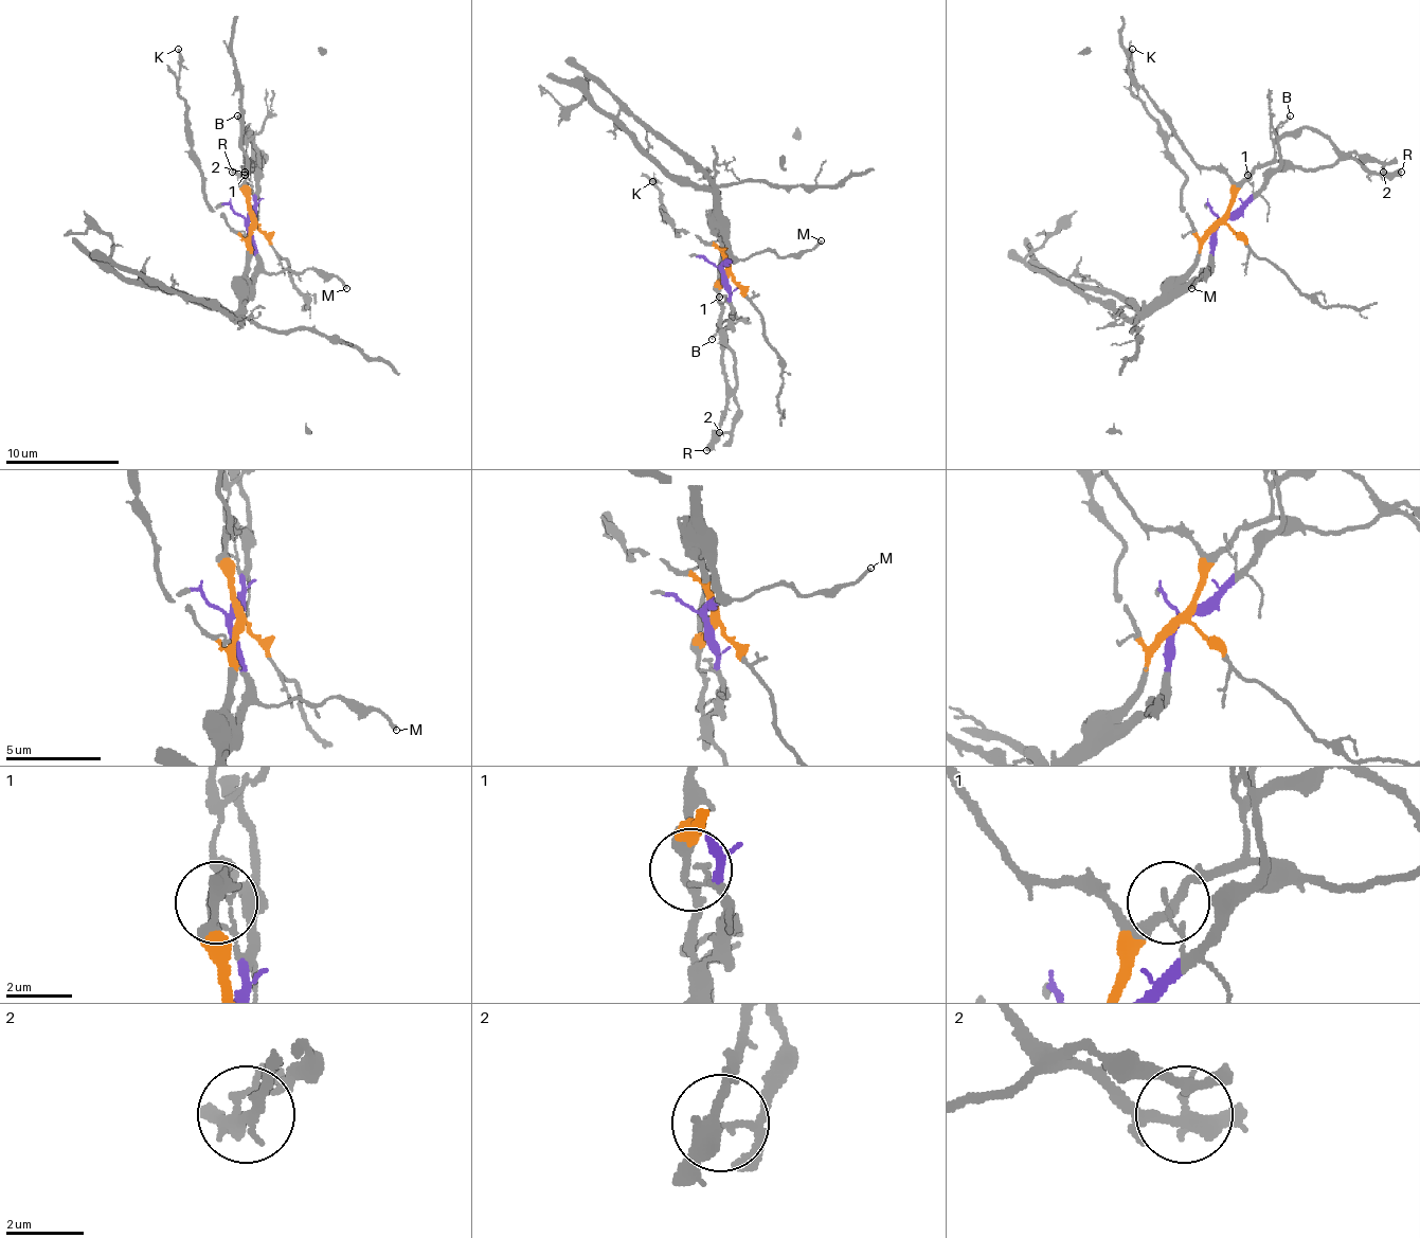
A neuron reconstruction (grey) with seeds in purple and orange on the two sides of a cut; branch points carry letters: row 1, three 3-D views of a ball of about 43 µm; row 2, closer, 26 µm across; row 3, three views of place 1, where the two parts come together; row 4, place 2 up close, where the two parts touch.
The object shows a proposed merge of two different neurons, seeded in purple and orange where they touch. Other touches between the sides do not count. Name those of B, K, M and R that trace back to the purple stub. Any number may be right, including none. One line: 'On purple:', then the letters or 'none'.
On purple: M, R

